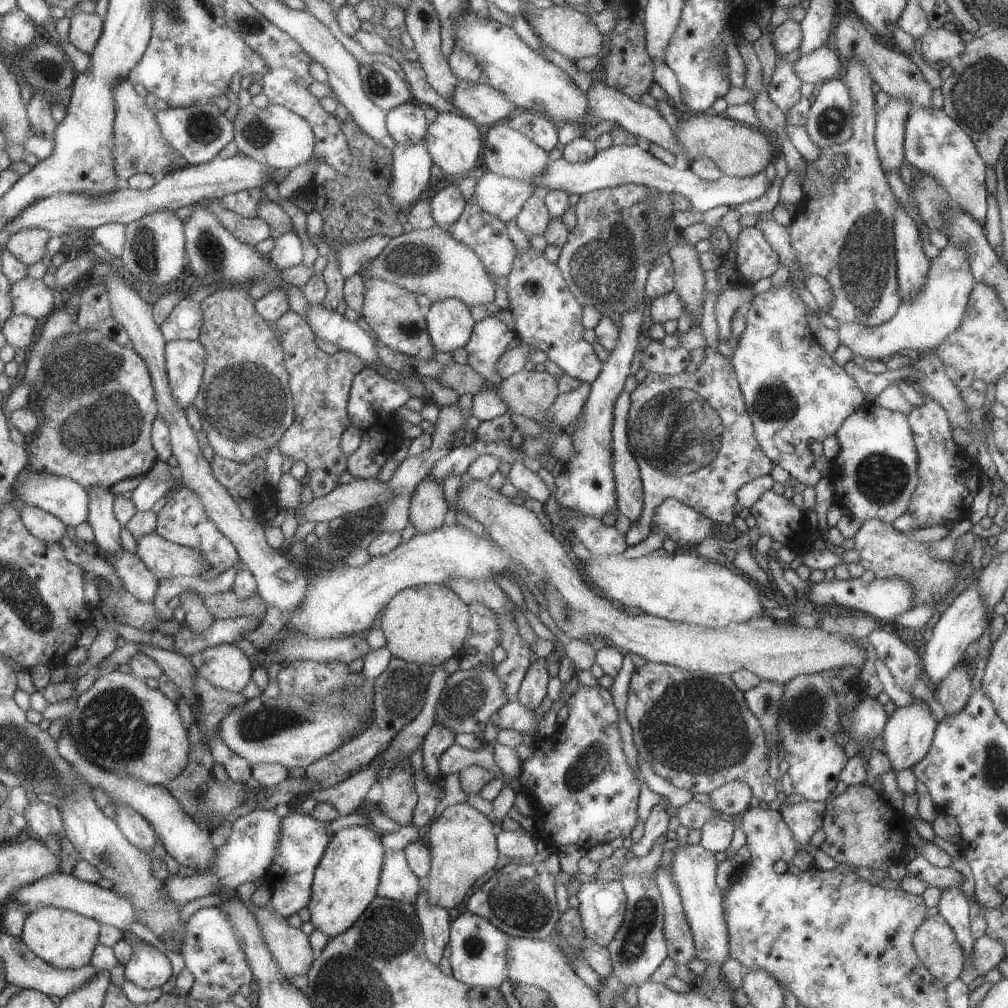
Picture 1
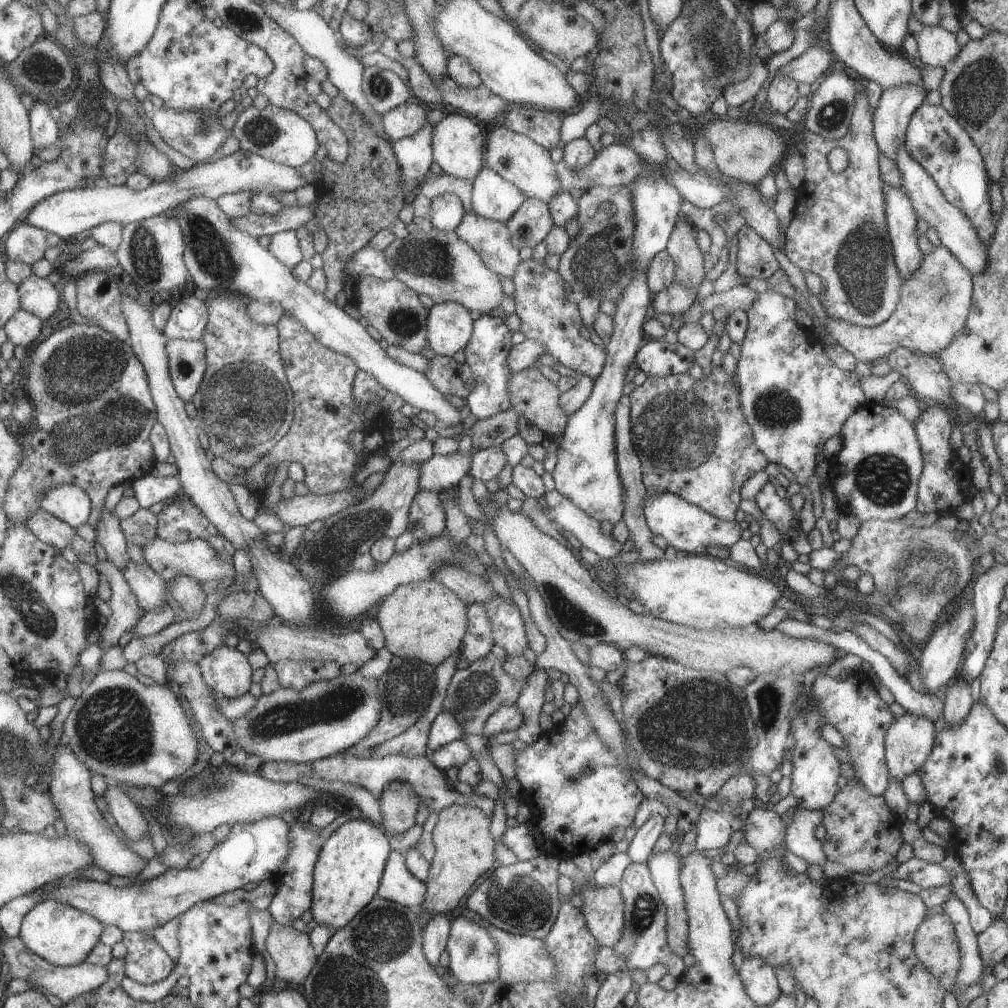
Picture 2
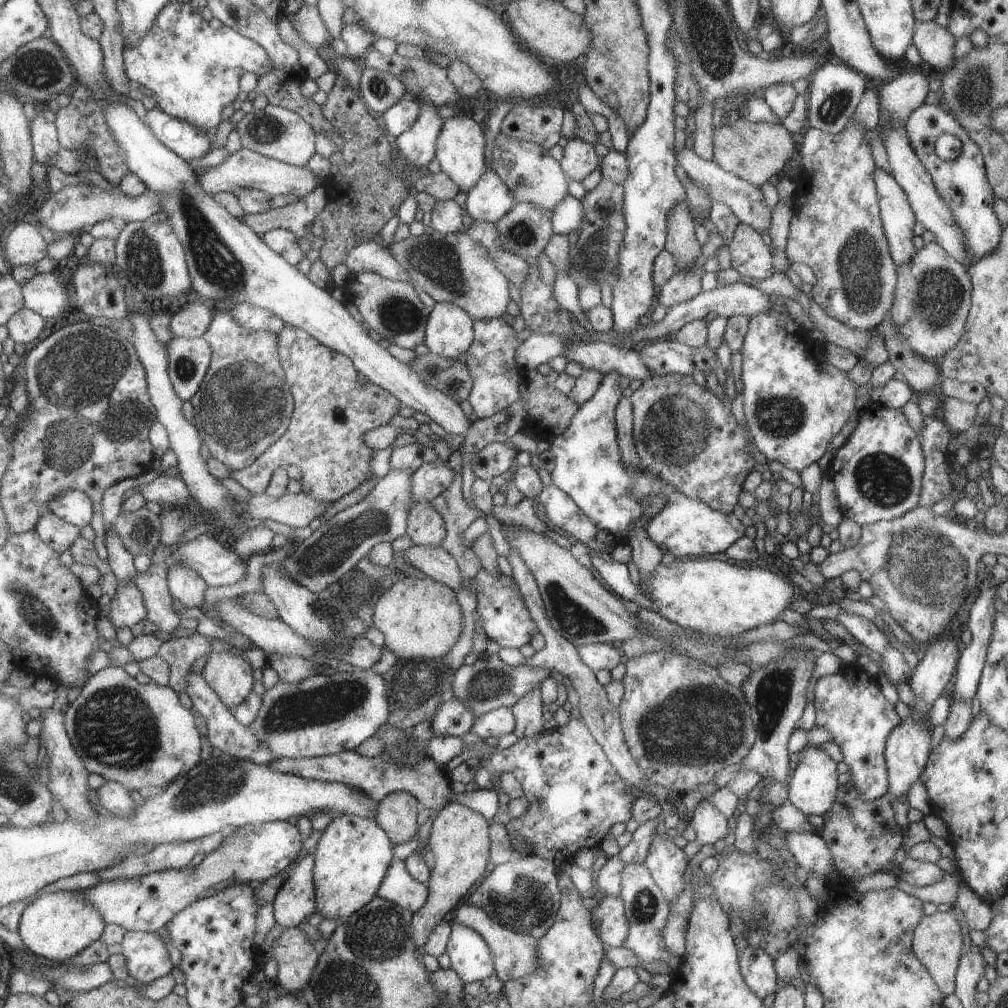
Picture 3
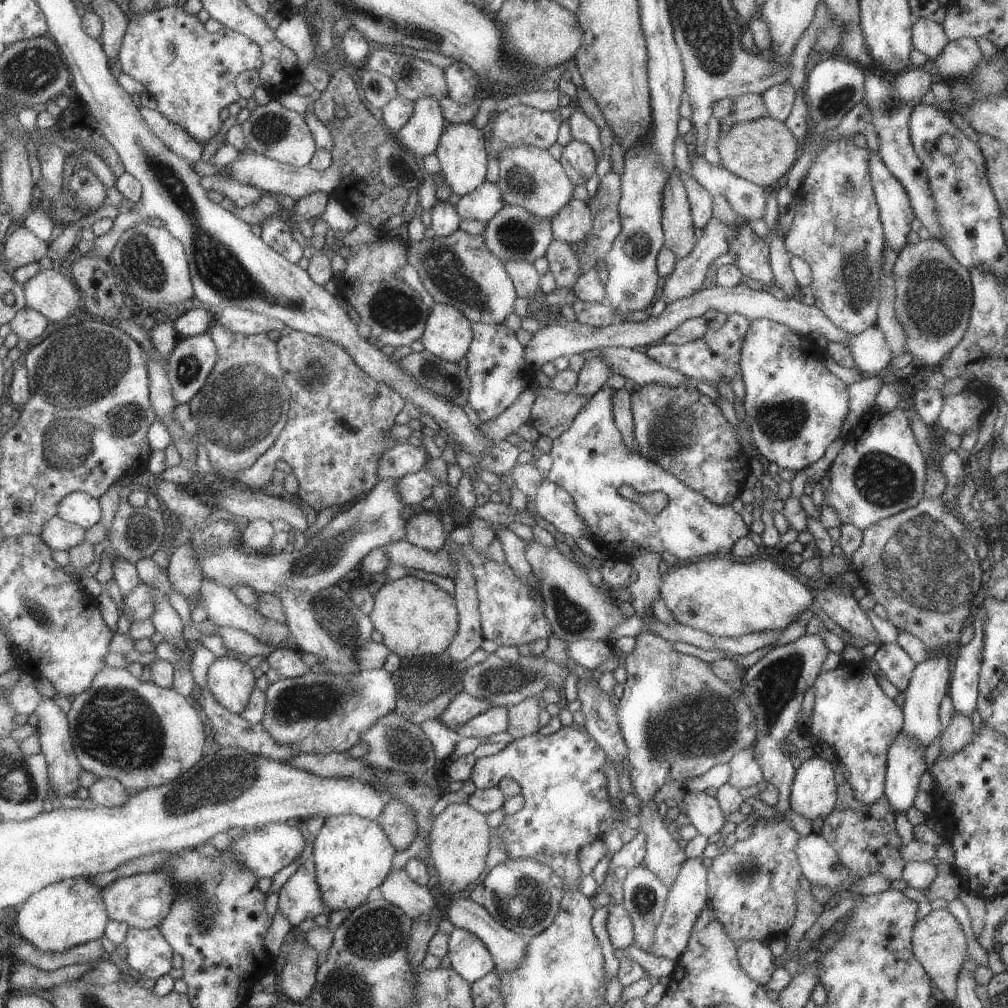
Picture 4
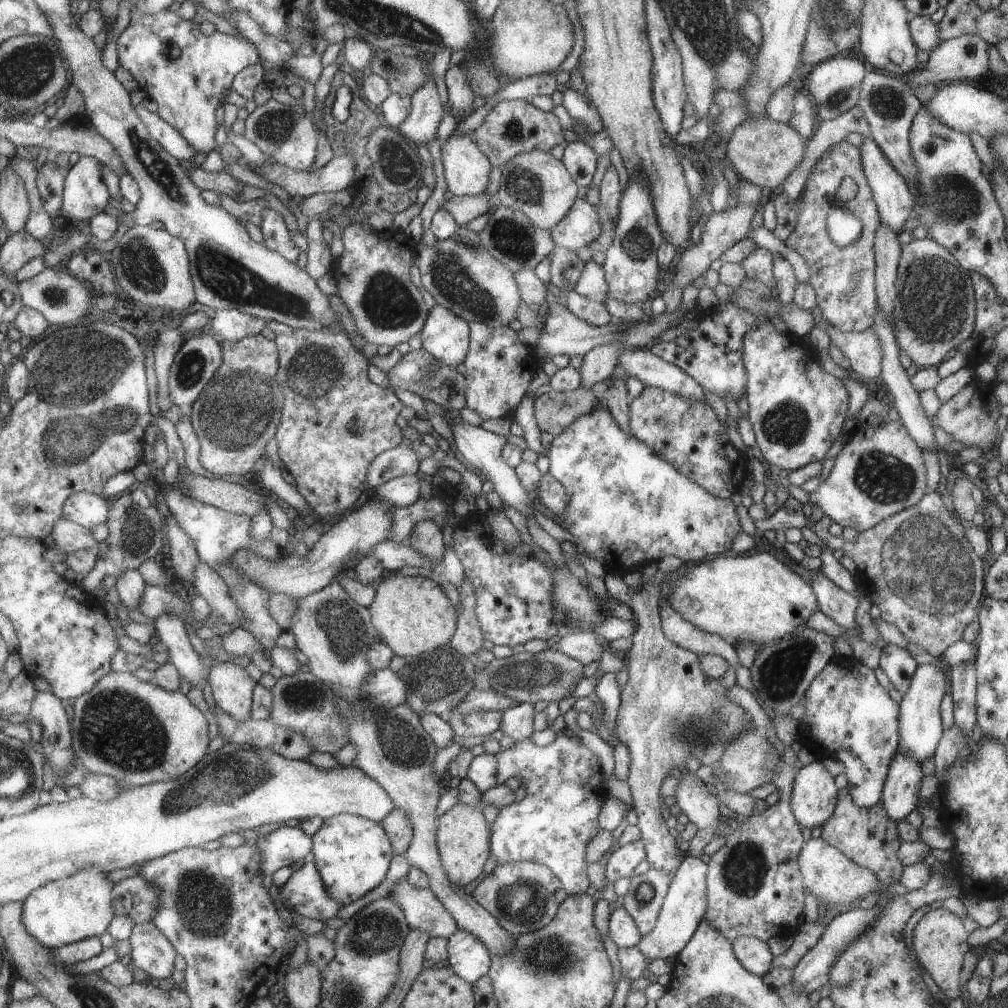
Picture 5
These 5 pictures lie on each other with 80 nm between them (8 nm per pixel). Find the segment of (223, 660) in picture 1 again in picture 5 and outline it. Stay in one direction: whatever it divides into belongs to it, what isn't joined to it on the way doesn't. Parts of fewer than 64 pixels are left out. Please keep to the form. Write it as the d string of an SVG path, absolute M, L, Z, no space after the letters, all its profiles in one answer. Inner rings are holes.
M233 662L212 664L210 668L207 682L219 710L237 722L251 719L252 693L256 683L249 674Z

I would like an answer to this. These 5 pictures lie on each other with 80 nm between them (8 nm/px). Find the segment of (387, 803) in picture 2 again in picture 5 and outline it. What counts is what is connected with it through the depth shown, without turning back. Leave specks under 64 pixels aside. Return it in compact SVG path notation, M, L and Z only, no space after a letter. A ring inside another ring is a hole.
M394 807L378 824L390 841L392 855L405 854L412 840L412 829L403 810Z

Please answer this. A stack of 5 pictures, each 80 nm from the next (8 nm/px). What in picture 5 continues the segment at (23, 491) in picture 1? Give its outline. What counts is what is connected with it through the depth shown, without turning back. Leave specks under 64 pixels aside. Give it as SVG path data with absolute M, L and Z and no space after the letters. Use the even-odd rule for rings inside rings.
M84 491L69 496L62 506L63 519L75 522L89 531L105 523L107 512L107 502L104 497Z

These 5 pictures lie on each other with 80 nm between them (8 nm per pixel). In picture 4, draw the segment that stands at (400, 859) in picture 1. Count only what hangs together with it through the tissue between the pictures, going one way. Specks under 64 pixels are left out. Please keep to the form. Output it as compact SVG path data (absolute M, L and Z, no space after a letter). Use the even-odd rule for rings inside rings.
M391 869L378 888L387 902L398 906L413 921L419 916L428 918L436 906L432 886L414 883L404 869Z

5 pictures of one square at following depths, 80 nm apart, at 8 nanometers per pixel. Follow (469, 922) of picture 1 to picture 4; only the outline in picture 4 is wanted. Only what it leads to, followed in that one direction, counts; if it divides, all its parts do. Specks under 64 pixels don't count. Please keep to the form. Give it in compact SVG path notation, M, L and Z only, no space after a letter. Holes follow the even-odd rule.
M453 928L448 935L446 956L450 967L464 981L471 984L485 976L485 973L495 971L492 956L475 934L465 929Z

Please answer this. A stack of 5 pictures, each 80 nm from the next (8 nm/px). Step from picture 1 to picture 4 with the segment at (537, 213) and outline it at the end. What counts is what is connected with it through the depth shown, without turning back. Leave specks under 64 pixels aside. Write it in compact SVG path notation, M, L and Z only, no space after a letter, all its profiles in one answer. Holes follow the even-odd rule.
M513 205L501 207L501 210L486 222L482 235L489 252L503 263L525 261L532 264L535 259L544 256L547 245L554 239L550 221L537 218L524 208Z

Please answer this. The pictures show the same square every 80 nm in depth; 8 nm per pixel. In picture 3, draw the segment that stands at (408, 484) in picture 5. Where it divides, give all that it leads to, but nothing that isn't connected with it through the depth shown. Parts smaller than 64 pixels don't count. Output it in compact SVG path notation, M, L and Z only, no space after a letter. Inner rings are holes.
M437 458L433 462L423 463L412 472L412 502L429 502L451 484L454 470L448 462L449 460L443 461Z

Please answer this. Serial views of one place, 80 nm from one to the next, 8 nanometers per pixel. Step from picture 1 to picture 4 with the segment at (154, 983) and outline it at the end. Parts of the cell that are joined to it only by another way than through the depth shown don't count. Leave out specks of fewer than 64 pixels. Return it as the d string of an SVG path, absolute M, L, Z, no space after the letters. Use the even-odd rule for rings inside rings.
M158 927L147 930L128 928L122 945L126 948L128 968L133 968L154 982L171 970L173 949Z

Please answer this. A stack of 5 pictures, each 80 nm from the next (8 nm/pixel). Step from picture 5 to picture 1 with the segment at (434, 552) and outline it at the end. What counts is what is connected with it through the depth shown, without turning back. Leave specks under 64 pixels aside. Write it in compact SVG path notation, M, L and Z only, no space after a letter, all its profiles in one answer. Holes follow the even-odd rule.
M427 475L420 483L416 484L410 496L408 520L414 526L417 533L424 533L435 530L444 524L444 516L449 510L443 497L443 482L436 479L433 475Z

